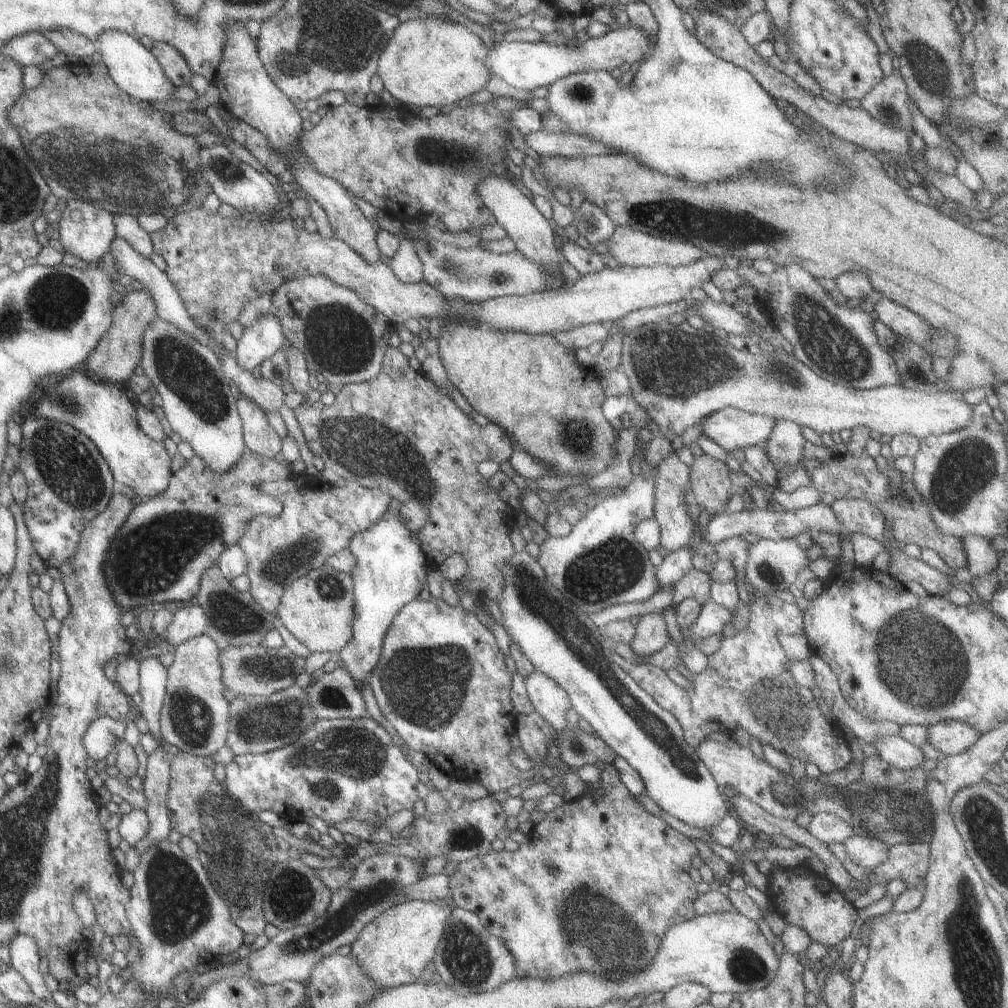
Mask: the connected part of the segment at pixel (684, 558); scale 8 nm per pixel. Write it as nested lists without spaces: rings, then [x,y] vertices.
[[[692,538],[679,549],[673,549],[667,556],[663,557],[663,562],[656,567],[654,576],[658,589],[671,588],[682,575],[685,575],[691,568]]]

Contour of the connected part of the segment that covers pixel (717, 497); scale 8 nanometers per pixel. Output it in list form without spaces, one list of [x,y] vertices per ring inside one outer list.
[[[707,454],[695,455],[693,464],[691,464],[690,476],[688,479],[691,492],[693,493],[690,498],[691,505],[701,506],[705,511],[708,511],[709,516],[724,512],[727,500],[734,494],[735,489],[730,484],[728,479],[728,468],[723,462],[715,460]]]

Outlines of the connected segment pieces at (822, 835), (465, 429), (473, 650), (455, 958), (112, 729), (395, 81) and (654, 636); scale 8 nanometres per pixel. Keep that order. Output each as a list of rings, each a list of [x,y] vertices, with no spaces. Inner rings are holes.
[[[817,813],[811,815],[809,824],[805,826],[806,834],[821,843],[841,843],[852,834],[851,827],[835,817],[833,814]]]
[[[391,347],[385,350],[379,373],[374,378],[341,387],[331,405],[321,405],[318,401],[311,402],[305,398],[293,410],[293,415],[309,450],[323,461],[322,480],[333,484],[341,477],[346,482],[354,481],[364,487],[381,488],[383,492],[388,492],[391,499],[397,499],[401,504],[411,498],[419,500],[431,512],[425,524],[416,531],[426,567],[437,570],[451,553],[459,554],[466,563],[466,572],[457,586],[453,586],[455,593],[466,591],[473,598],[491,605],[500,598],[500,569],[514,554],[508,535],[516,525],[517,512],[497,498],[488,480],[477,473],[476,467],[479,462],[488,459],[499,464],[510,460],[514,445],[505,430],[491,422],[485,426],[475,424],[423,373],[412,370],[408,366],[408,359],[397,348]]]
[[[419,598],[405,604],[393,618],[392,624],[386,631],[381,646],[380,656],[370,673],[369,686],[372,691],[376,706],[382,715],[396,732],[396,741],[404,745],[407,749],[419,751],[427,757],[430,763],[441,770],[452,782],[460,779],[473,779],[489,793],[507,791],[511,786],[520,784],[524,779],[528,779],[530,774],[521,772],[514,768],[508,761],[507,755],[513,750],[509,744],[509,738],[514,733],[514,719],[516,713],[510,702],[509,692],[512,680],[511,673],[507,671],[504,664],[504,656],[497,652],[495,636],[481,625],[477,620],[475,610],[462,610],[458,605],[449,606],[441,599],[432,598],[430,600],[420,600]]]
[[[454,906],[445,922],[443,934],[431,961],[439,980],[457,995],[469,995],[496,990],[514,976],[514,961],[504,945],[492,938],[468,911]]]
[[[98,717],[86,727],[82,735],[82,748],[93,761],[106,760],[113,744],[122,739],[126,725],[110,717]]]
[[[425,18],[421,20],[409,20],[406,22],[401,22],[389,36],[388,42],[385,44],[383,50],[379,54],[378,60],[376,61],[376,73],[381,80],[383,89],[387,90],[391,97],[397,100],[398,104],[403,104],[406,107],[423,107],[423,106],[440,106],[443,109],[450,109],[452,106],[463,104],[464,101],[469,98],[475,92],[481,91],[484,85],[488,82],[490,75],[486,72],[486,69],[481,65],[481,60],[485,57],[488,49],[484,46],[483,42],[474,34],[470,32],[468,28],[450,22],[447,19],[435,19],[435,18]]]
[[[661,612],[648,613],[639,618],[639,622],[634,626],[633,639],[628,644],[633,656],[645,663],[645,658],[657,653],[671,639],[666,632]]]

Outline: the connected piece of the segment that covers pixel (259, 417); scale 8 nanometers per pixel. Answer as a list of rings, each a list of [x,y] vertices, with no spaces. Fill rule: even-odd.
[[[240,395],[237,396],[234,406],[242,427],[244,449],[263,459],[276,458],[282,442],[269,426],[266,414],[252,401]]]

